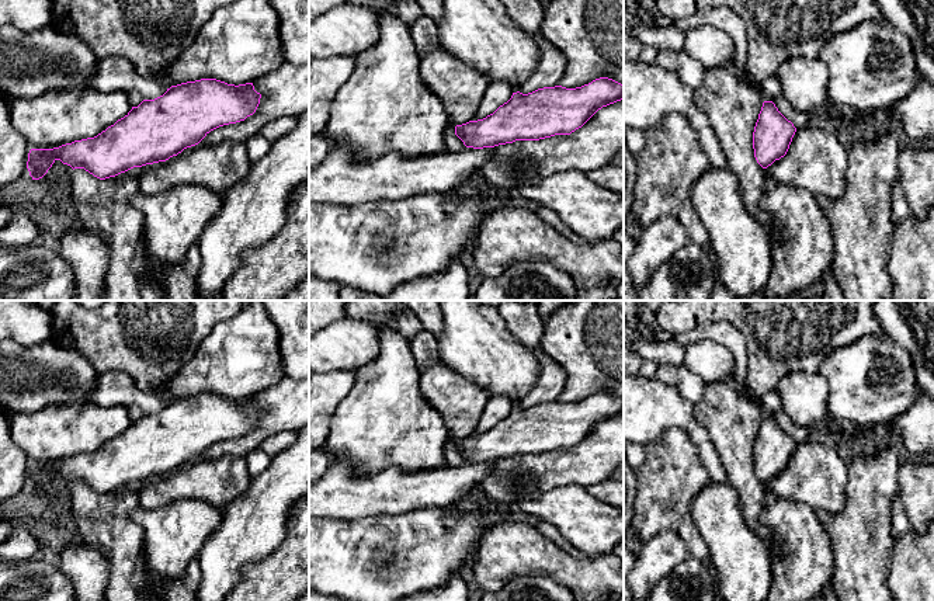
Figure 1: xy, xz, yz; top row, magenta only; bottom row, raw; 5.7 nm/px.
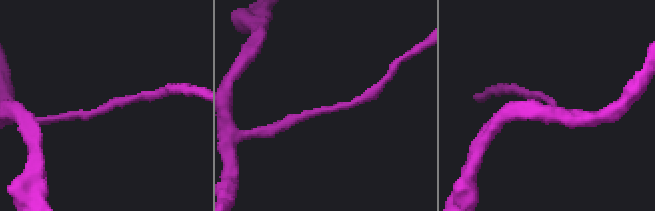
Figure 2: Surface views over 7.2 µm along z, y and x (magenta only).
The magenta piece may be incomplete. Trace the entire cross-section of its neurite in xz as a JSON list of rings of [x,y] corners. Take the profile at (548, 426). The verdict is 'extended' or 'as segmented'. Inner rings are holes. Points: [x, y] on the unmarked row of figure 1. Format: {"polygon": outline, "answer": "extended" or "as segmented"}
{"polygon": [[[608,392],[576,403],[555,400],[528,409],[517,406],[486,432],[456,440],[455,449],[473,463],[570,449],[598,424],[621,414],[624,399]]], "answer": "as segmented"}

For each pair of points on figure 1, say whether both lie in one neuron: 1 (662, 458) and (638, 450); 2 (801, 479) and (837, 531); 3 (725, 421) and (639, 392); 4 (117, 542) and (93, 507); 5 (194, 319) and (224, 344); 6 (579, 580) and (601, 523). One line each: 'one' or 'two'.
1: two
2: two
3: two
4: one
5: two
6: two

